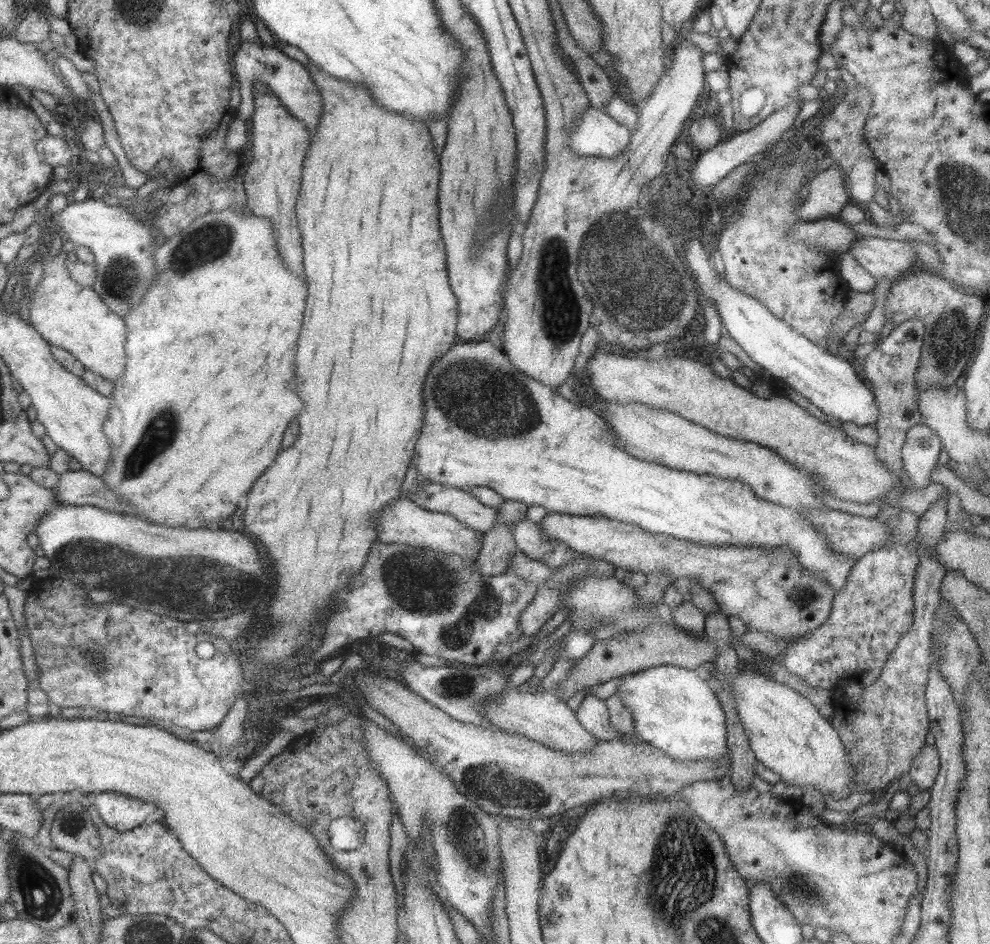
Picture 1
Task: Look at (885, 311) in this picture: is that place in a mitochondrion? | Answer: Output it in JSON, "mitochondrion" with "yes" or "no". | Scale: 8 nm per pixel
{"mitochondrion":"no"}

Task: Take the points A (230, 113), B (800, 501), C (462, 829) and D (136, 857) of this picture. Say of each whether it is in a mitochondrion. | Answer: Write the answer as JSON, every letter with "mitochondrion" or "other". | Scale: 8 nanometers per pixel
{"A":"other","B":"other","C":"mitochondrion","D":"other"}

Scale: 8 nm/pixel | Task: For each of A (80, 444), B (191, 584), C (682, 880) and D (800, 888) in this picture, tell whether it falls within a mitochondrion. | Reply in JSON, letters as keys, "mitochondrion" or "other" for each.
{"A":"other","B":"mitochondrion","C":"mitochondrion","D":"mitochondrion"}

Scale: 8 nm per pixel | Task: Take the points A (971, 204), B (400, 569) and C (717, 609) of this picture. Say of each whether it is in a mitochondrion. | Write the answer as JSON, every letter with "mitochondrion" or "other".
{"A":"mitochondrion","B":"mitochondrion","C":"other"}

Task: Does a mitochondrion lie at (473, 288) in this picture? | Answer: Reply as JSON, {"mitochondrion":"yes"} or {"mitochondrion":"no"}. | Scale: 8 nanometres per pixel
{"mitochondrion":"no"}

